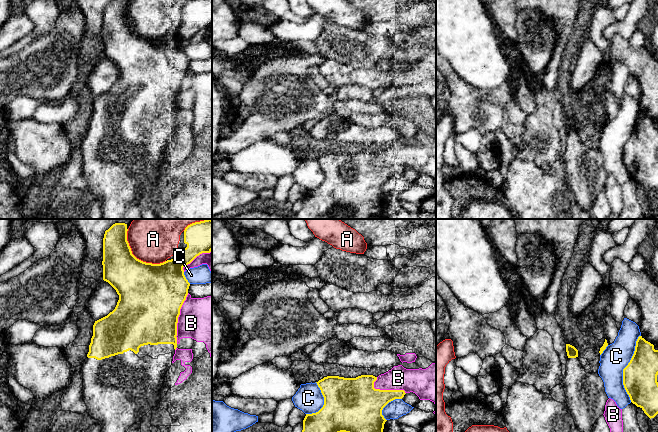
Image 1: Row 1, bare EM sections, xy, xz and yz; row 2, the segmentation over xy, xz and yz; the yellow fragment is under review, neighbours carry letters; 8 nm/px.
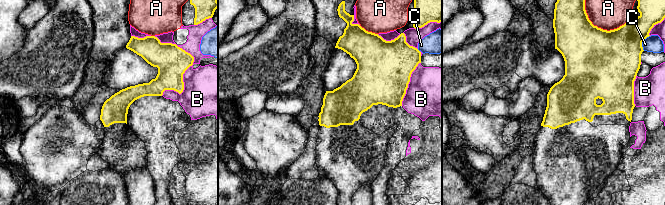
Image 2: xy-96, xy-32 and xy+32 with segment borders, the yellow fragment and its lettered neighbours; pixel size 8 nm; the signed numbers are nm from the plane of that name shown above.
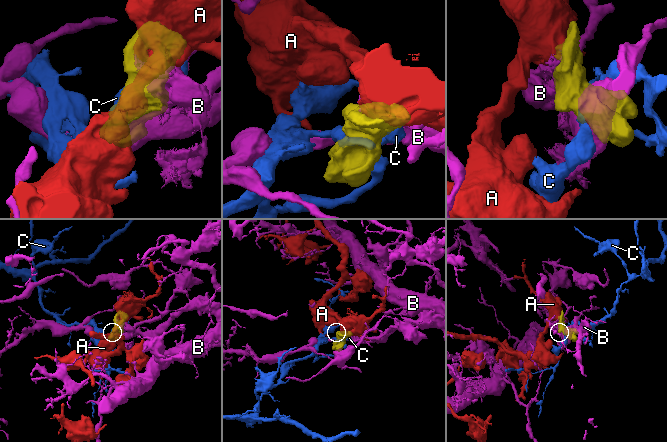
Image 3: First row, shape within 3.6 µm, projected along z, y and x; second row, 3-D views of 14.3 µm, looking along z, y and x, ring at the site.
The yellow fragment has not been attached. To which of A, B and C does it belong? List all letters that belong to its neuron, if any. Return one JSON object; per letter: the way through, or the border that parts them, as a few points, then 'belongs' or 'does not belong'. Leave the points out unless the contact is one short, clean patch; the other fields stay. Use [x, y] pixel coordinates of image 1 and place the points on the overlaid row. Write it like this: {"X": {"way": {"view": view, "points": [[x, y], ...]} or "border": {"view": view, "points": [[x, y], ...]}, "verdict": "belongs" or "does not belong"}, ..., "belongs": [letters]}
{"A": {"verdict": "does not belong"}, "B": {"verdict": "does not belong"}, "C": {"verdict": "does not belong"}, "belongs": []}

